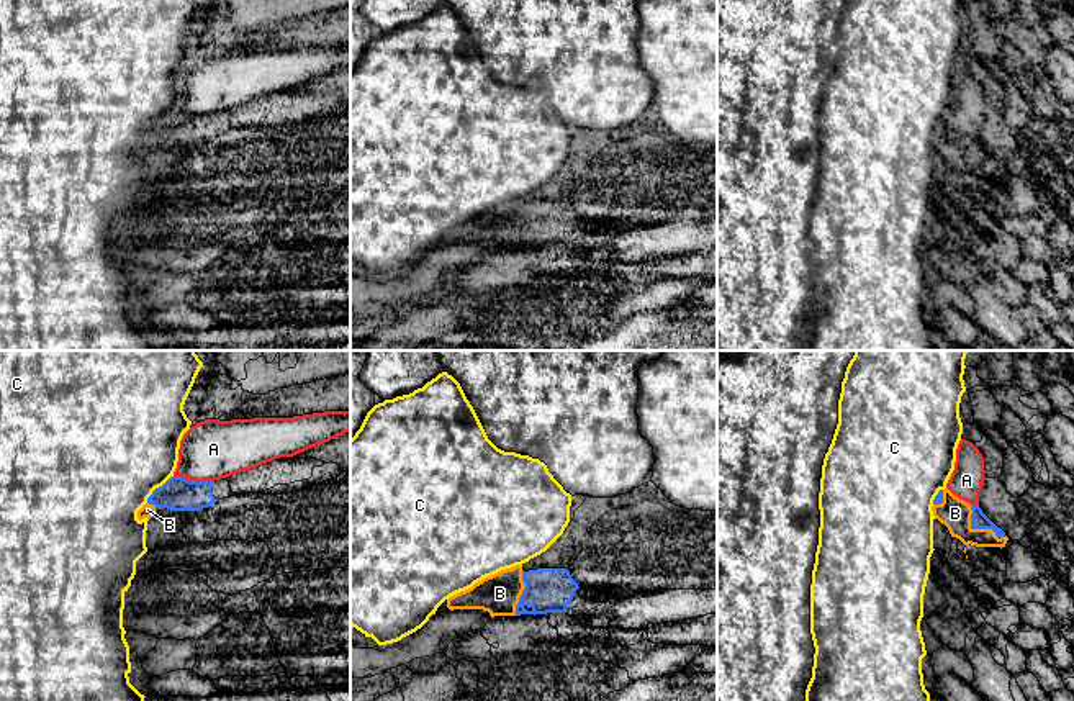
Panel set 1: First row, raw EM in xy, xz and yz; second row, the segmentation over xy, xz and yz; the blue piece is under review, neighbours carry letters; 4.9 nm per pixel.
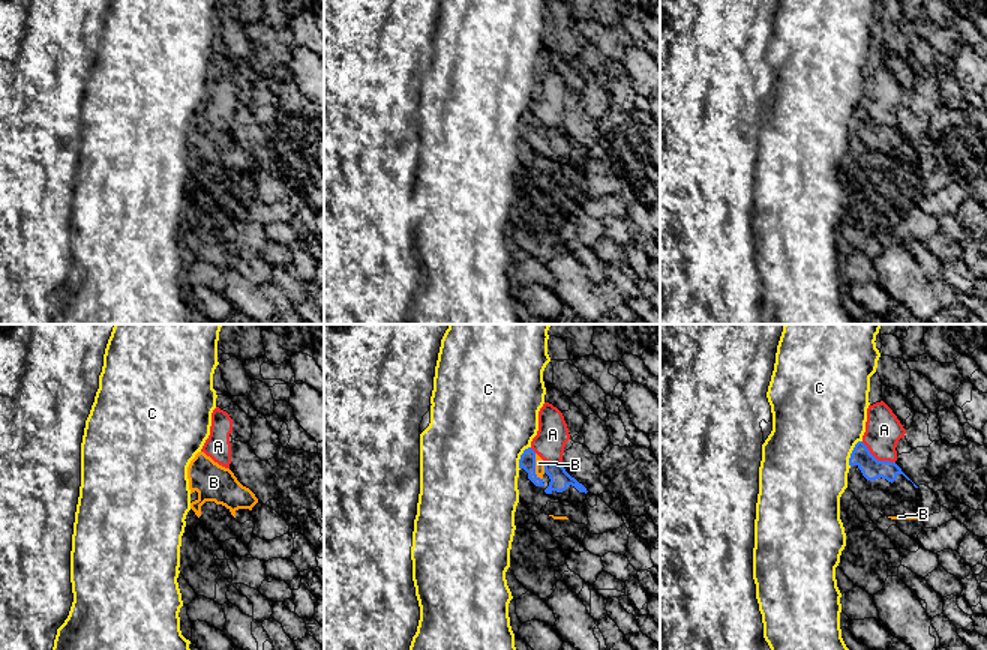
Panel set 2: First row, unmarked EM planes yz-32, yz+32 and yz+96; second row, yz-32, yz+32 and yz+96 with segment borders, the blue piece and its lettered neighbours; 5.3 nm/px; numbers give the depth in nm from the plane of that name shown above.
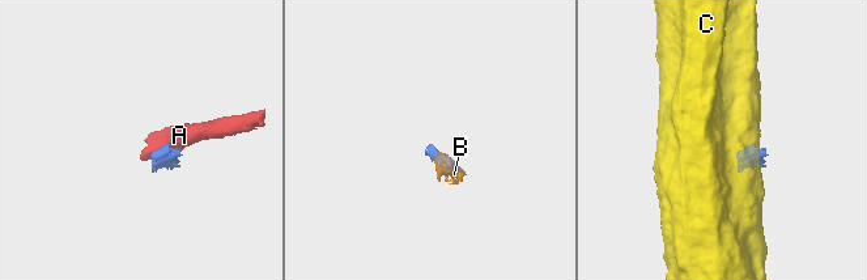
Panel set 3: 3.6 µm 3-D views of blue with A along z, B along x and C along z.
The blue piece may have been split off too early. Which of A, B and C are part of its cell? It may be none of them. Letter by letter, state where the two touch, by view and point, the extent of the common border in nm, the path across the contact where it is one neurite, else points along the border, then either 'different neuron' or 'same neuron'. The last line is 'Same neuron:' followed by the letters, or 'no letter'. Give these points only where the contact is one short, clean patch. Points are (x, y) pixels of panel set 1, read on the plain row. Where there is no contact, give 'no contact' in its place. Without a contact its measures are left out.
A: xy (192, 115) | 190 nm | along xy (174, 108), (210, 115) | different neuron
B: yz (974, 161) | 220 nm | across yz (978, 151), (974, 161), (955, 146) | same neuron
C: xy (159, 120) | 190 nm | along xy (172, 108), (146, 135) | different neuron
Same neuron: B

